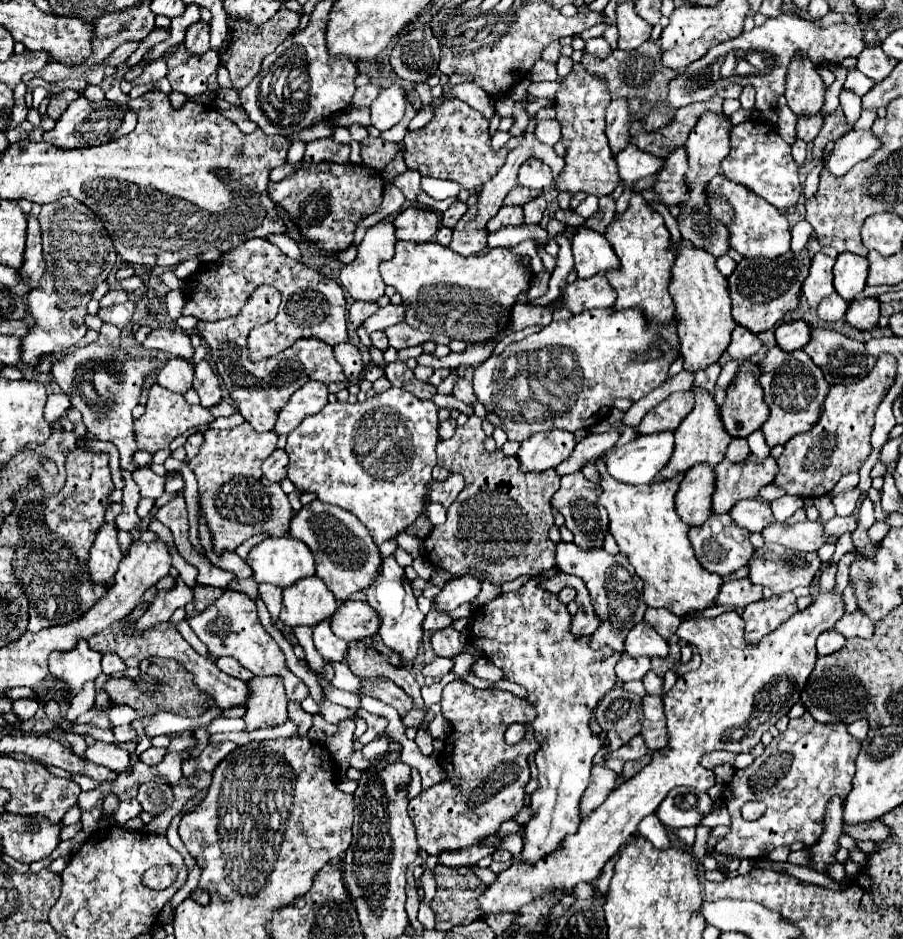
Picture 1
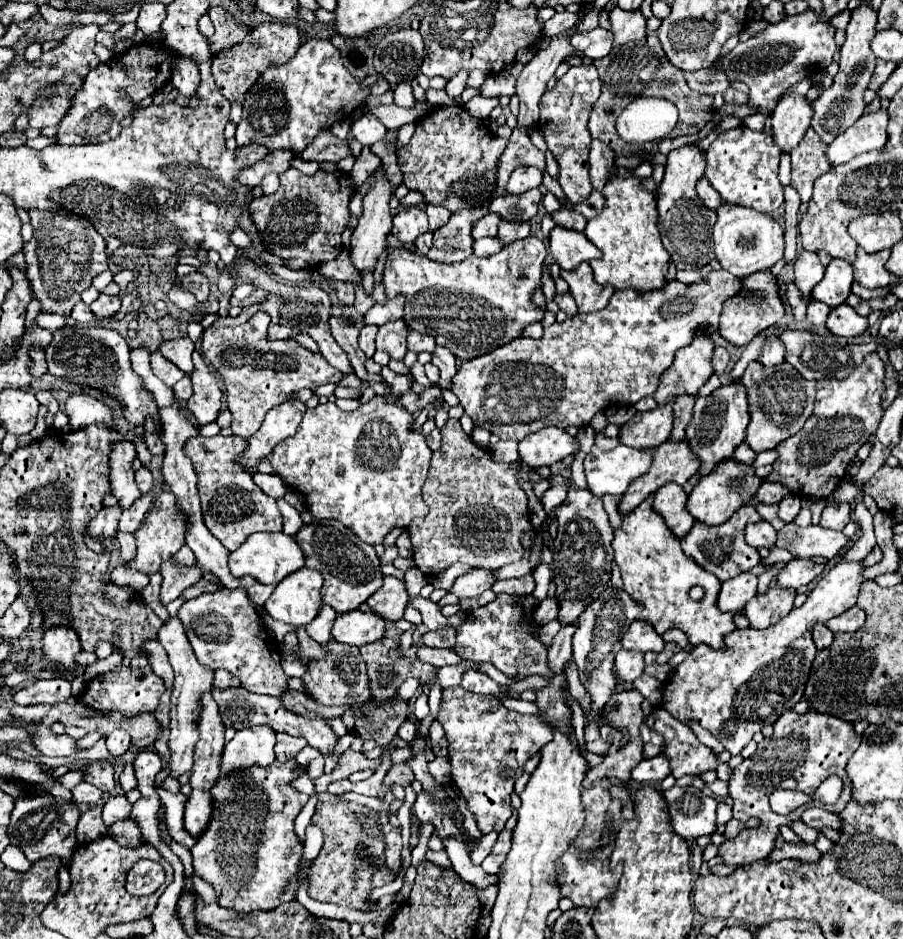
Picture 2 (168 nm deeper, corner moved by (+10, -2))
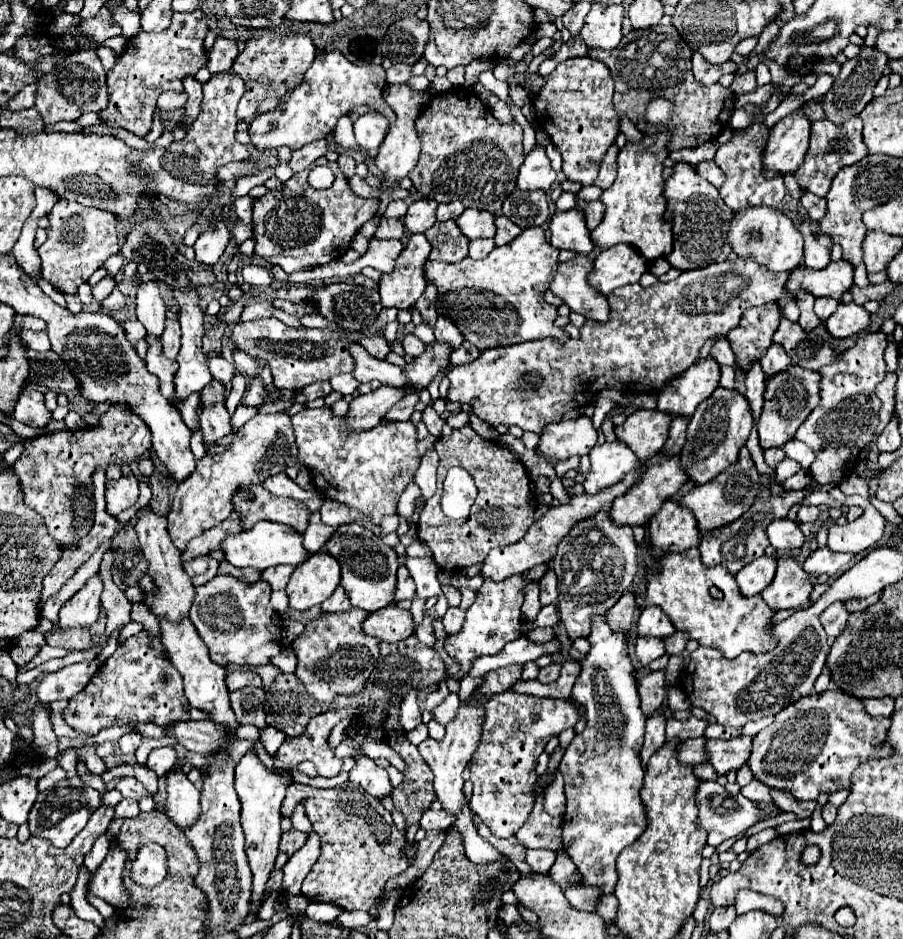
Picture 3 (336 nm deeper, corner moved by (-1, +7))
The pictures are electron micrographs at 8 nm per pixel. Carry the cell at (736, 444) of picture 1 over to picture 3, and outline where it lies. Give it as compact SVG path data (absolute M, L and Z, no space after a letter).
M783 448L765 450L765 464L767 464L769 468L777 468L777 464L779 464L783 458L787 458L785 452L783 452Z

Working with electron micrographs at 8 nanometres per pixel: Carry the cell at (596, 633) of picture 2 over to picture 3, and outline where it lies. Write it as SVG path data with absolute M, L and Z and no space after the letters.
M595 616L591 624L591 636L587 640L591 644L591 650L587 660L581 662L583 668L573 686L573 698L579 700L587 710L587 726L583 734L575 736L573 742L567 746L559 766L559 772L565 778L567 798L567 810L563 816L563 846L569 858L575 862L577 870L583 874L583 884L595 884L601 886L603 894L613 894L617 884L615 860L623 848L633 844L639 834L645 832L647 826L647 814L639 796L645 774L639 752L643 746L647 716L639 706L639 694L633 678L635 668L625 654L625 638L611 634L605 616Z

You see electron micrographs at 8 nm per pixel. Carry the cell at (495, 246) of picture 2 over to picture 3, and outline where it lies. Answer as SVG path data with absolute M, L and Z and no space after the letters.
M487 238L487 240L475 240L475 242L469 242L469 258L473 258L473 260L479 260L479 258L485 258L491 250L495 248L495 242L491 240L491 238Z

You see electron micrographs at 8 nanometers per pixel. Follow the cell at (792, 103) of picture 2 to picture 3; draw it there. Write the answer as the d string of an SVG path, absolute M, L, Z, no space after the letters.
M793 112L781 122L777 122L763 150L763 174L765 176L785 176L803 164L805 152L809 148L811 124L803 112Z

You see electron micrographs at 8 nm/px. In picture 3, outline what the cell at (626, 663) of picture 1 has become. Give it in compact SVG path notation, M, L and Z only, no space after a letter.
M639 636L637 642L635 642L635 652L637 652L637 658L643 666L647 666L649 662L667 654L665 648L663 648L663 640L651 638L651 636Z

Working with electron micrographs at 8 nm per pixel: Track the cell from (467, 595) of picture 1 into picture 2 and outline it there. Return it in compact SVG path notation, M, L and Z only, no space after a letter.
M472 569L470 573L460 575L454 581L450 593L454 593L456 597L478 597L482 591L490 589L492 583L494 583L494 577L492 577L490 571L486 571L486 569Z

